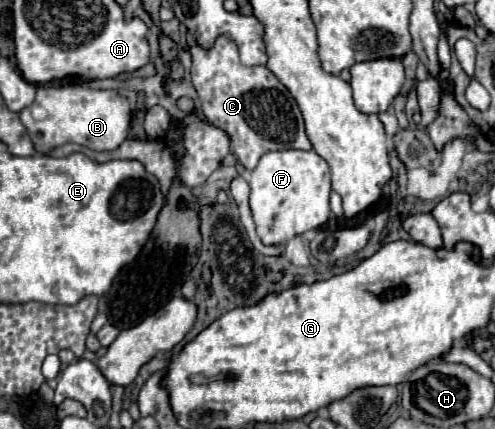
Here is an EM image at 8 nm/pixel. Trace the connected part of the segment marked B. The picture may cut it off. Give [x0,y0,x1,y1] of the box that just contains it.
[20,84,132,154]

